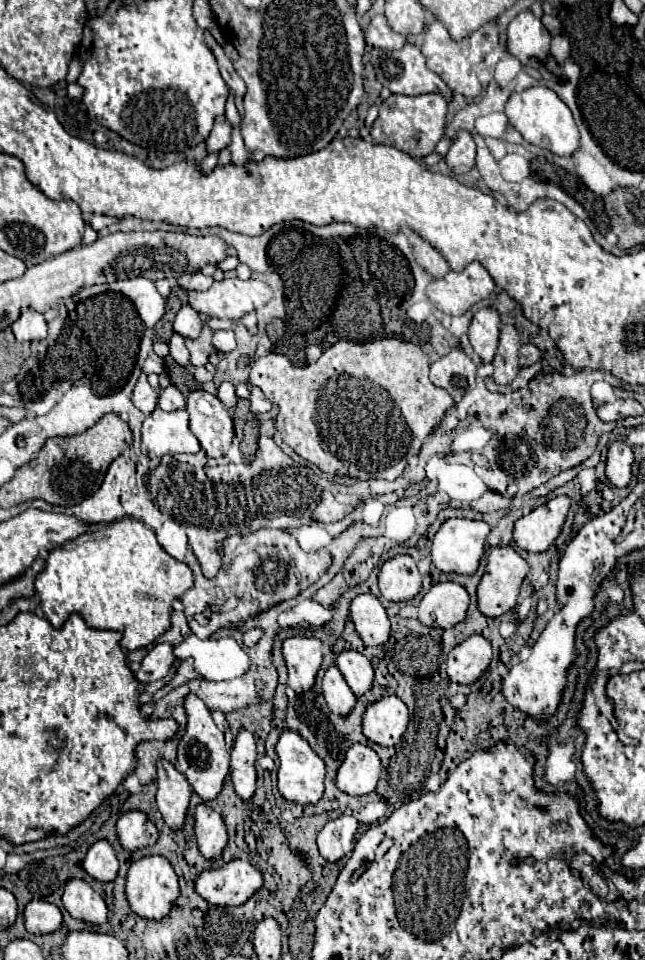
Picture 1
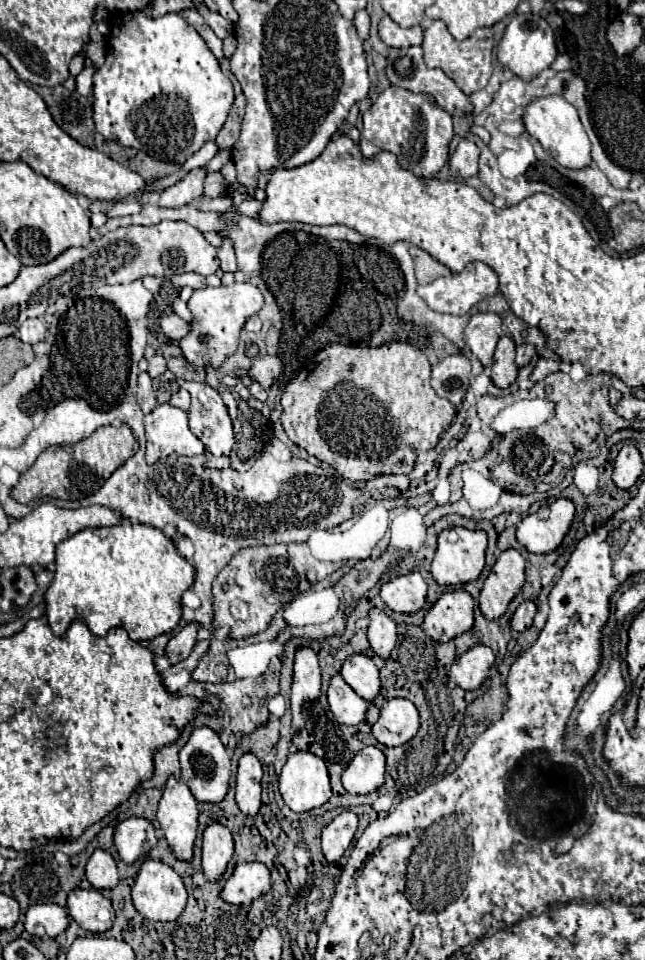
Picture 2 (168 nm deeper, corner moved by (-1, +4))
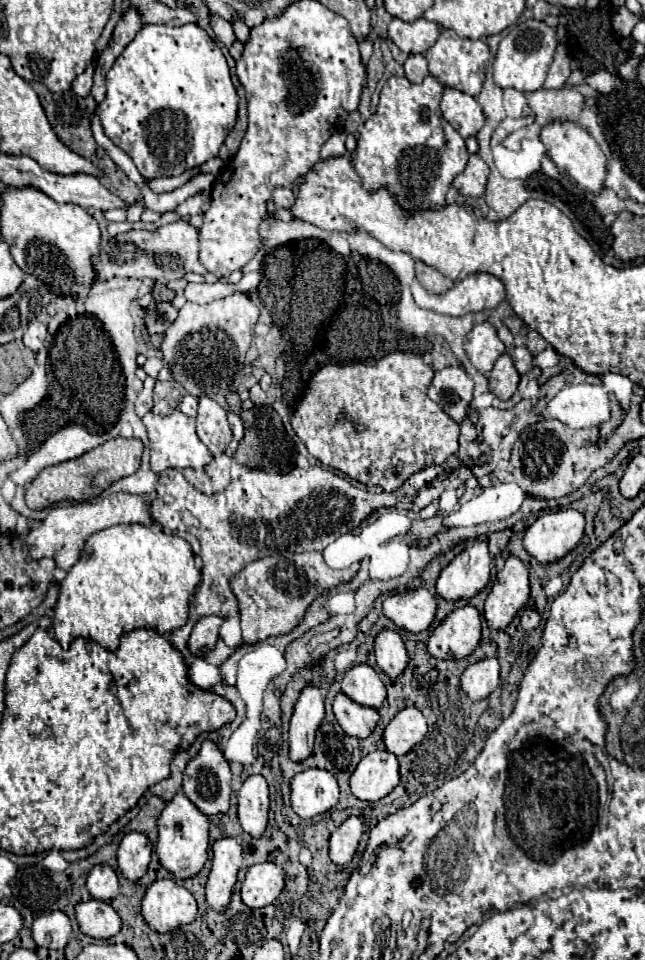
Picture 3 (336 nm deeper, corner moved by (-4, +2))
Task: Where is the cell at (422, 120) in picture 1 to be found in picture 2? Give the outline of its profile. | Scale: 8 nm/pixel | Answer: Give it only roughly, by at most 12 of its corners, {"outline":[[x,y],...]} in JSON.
{"outline":[[389,86],[363,114],[361,154],[437,178],[455,136],[433,96]]}

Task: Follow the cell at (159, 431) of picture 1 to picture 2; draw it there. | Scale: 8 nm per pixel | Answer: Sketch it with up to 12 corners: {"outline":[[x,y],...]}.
{"outline":[[169,404],[145,416],[149,464],[203,454],[187,412]]}

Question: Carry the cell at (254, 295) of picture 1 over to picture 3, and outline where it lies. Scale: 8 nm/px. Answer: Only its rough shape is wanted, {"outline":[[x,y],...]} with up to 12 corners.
{"outline":[[248,294],[186,302],[160,348],[192,396],[244,366],[260,308]]}

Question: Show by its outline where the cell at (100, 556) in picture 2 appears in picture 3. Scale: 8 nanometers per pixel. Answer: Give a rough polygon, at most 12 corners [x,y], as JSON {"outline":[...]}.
{"outline":[[142,524],[86,538],[52,630],[118,648],[168,634],[200,582],[192,548]]}

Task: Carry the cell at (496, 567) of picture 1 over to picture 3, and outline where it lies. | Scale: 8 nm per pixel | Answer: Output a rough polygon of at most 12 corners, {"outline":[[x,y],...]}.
{"outline":[[510,556],[496,574],[484,616],[506,628],[528,602],[528,568]]}

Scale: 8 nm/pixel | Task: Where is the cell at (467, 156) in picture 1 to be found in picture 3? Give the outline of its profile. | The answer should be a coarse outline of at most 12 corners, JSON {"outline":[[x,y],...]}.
{"outline":[[472,154],[454,178],[464,196],[484,196],[488,164]]}

